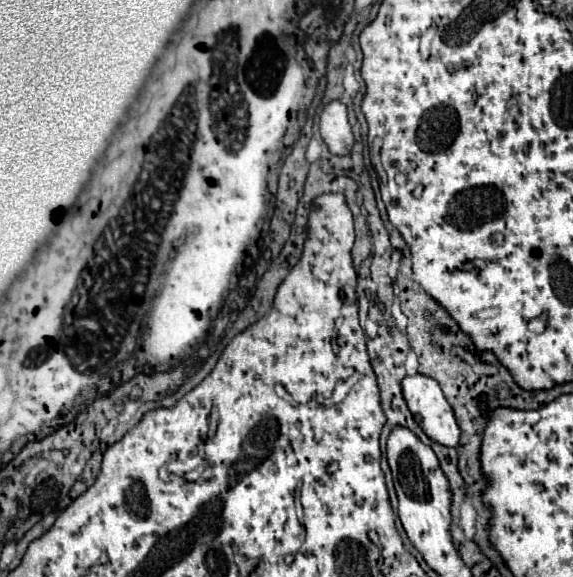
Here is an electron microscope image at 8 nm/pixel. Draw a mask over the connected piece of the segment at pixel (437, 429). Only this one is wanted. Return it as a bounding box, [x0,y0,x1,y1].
[401,374,461,448]

